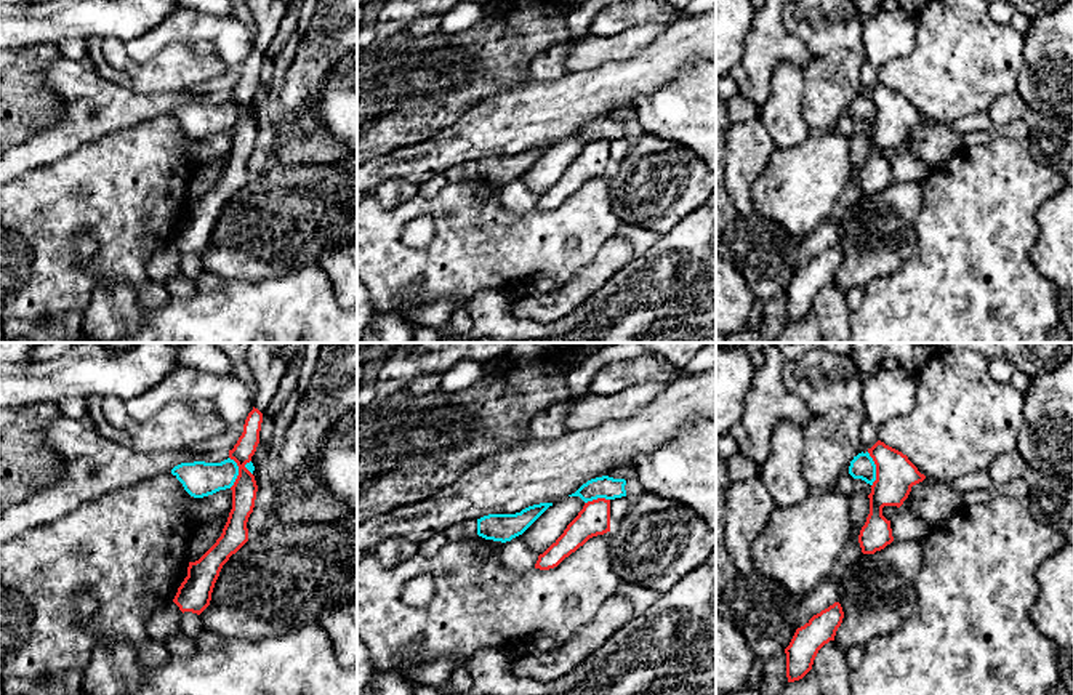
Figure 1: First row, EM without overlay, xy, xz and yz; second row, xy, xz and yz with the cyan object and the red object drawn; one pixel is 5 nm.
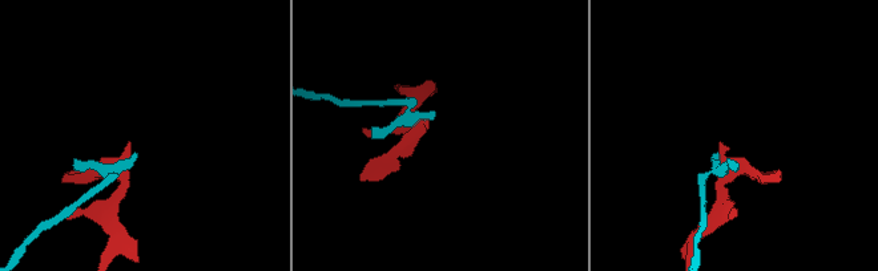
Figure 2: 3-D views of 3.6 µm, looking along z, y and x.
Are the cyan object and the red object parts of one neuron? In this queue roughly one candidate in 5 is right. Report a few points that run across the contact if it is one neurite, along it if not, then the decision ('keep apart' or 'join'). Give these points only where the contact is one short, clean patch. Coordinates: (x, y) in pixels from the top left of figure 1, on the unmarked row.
yz (867, 93), (875, 106), (875, 122), (872, 127) | keep apart

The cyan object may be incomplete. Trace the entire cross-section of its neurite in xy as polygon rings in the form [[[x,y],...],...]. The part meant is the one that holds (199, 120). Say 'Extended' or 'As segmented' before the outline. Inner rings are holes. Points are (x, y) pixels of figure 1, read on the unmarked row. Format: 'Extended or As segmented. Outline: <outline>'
As segmented. Outline: [[[231,99],[221,104],[194,102],[175,107],[171,115],[191,138],[203,139],[231,130],[239,117],[239,107]]]

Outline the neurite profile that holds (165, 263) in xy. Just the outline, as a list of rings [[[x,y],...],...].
[[[175,243],[155,251],[146,266],[151,280],[165,285],[171,277],[181,275],[181,255]]]

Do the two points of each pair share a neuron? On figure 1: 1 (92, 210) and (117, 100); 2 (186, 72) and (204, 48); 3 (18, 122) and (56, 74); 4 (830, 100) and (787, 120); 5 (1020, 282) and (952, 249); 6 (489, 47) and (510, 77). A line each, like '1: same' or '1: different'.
1: different
2: different
3: different
4: different
5: same
6: same

